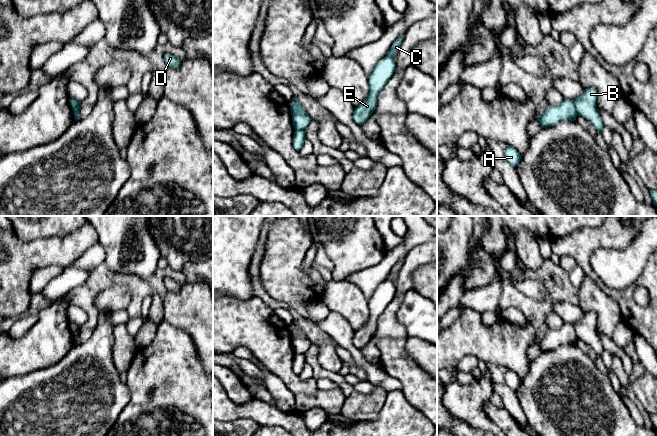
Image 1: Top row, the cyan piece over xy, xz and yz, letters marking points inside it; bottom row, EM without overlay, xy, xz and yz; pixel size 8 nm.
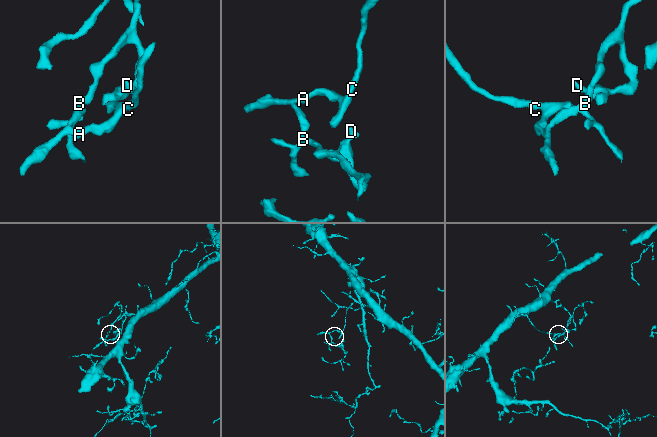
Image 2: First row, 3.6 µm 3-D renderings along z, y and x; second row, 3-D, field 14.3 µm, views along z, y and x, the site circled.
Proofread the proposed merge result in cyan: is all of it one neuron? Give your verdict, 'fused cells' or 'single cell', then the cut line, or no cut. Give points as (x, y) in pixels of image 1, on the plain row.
fused cells; cut yz (573, 325), (575, 335), (578, 338)

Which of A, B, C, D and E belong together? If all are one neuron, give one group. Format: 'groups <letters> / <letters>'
groups A C E / B D

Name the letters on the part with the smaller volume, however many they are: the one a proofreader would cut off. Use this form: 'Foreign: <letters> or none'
Foreign: B, D

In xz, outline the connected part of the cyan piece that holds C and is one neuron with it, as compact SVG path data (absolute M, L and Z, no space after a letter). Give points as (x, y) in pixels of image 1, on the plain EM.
M402 259L391 270L388 278L375 289L369 300L369 320L354 333L353 344L363 348L373 337L377 329L377 320L397 293L392 279L398 275L405 259Z

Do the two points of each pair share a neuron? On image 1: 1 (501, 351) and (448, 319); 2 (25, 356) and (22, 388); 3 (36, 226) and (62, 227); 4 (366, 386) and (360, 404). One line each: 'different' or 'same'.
1: different
2: different
3: same
4: different

